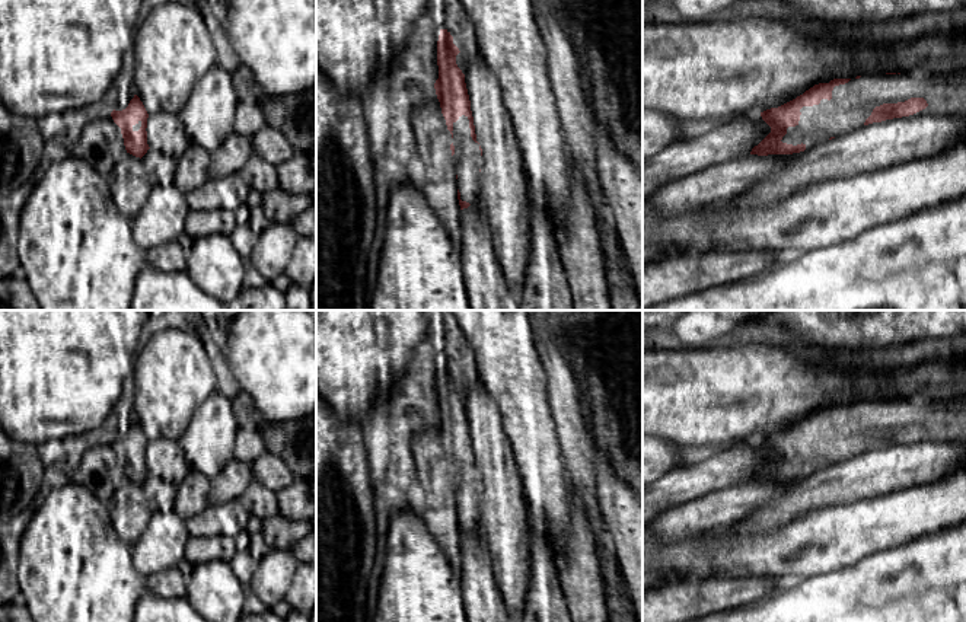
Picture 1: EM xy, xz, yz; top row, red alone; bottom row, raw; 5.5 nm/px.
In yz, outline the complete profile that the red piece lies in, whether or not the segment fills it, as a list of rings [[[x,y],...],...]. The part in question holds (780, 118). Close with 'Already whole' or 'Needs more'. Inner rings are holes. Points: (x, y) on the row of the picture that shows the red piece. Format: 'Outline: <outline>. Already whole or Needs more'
Outline: [[[916,70],[833,79],[761,112],[771,133],[750,154],[800,153],[863,125],[914,115],[928,105],[966,117],[966,76]]]. Needs more

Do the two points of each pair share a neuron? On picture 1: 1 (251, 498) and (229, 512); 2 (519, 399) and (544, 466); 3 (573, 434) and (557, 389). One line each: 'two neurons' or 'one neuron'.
1: two neurons
2: one neuron
3: one neuron

